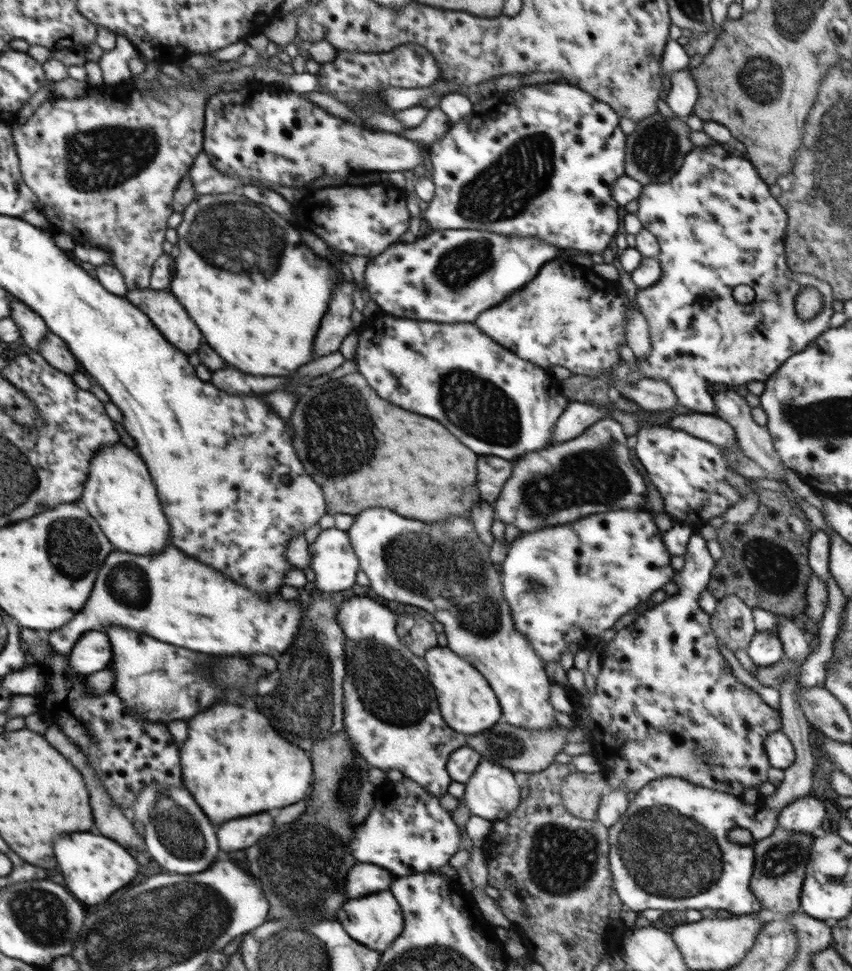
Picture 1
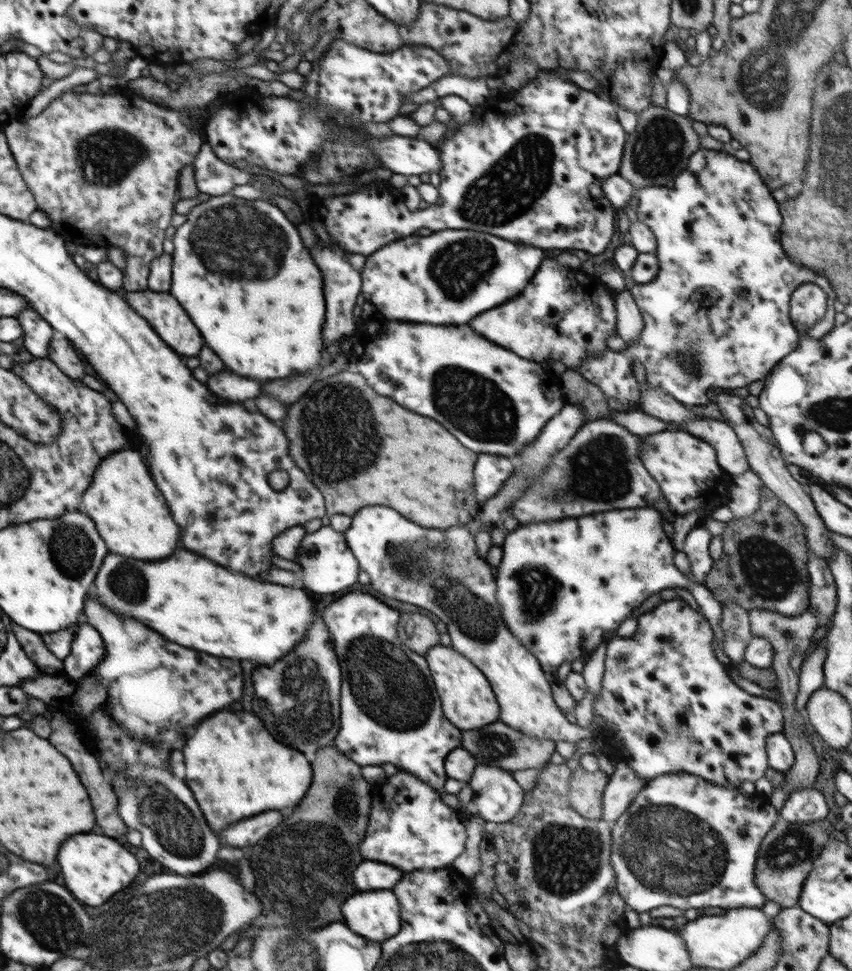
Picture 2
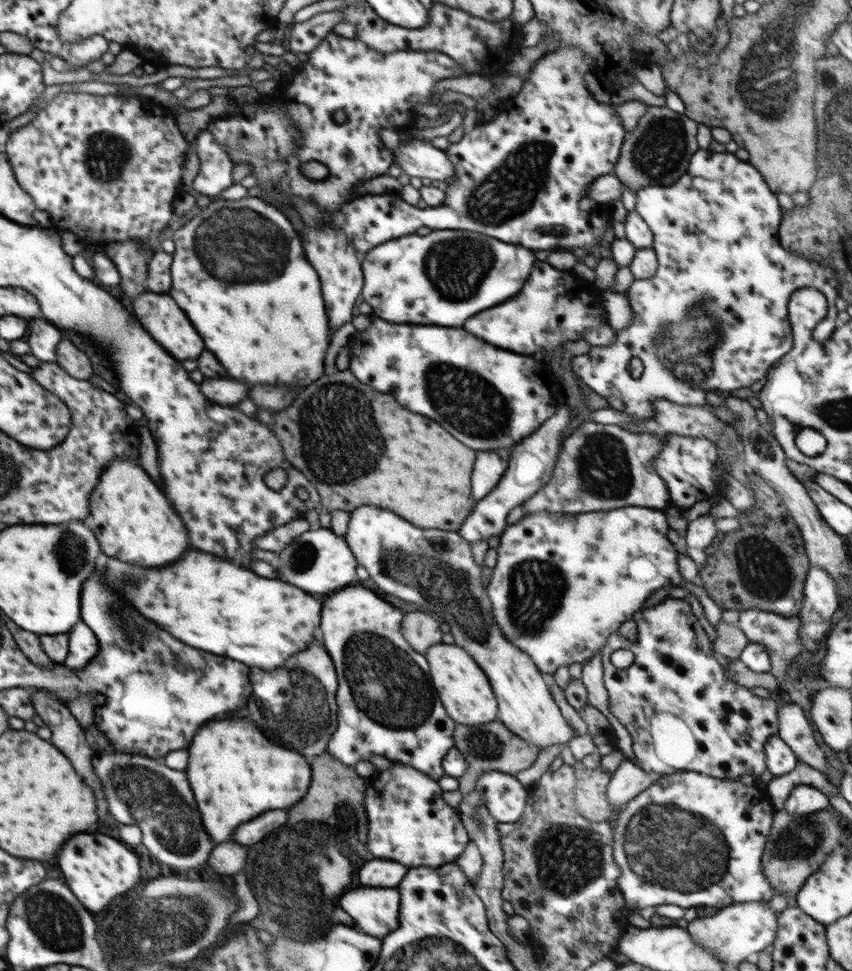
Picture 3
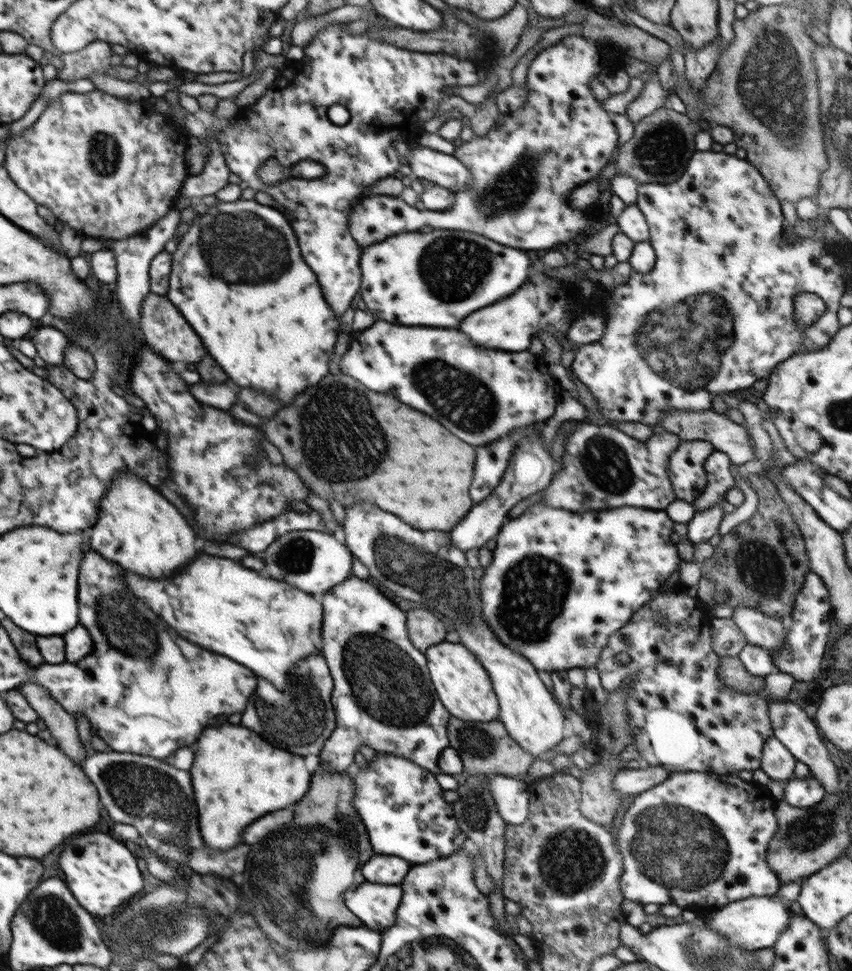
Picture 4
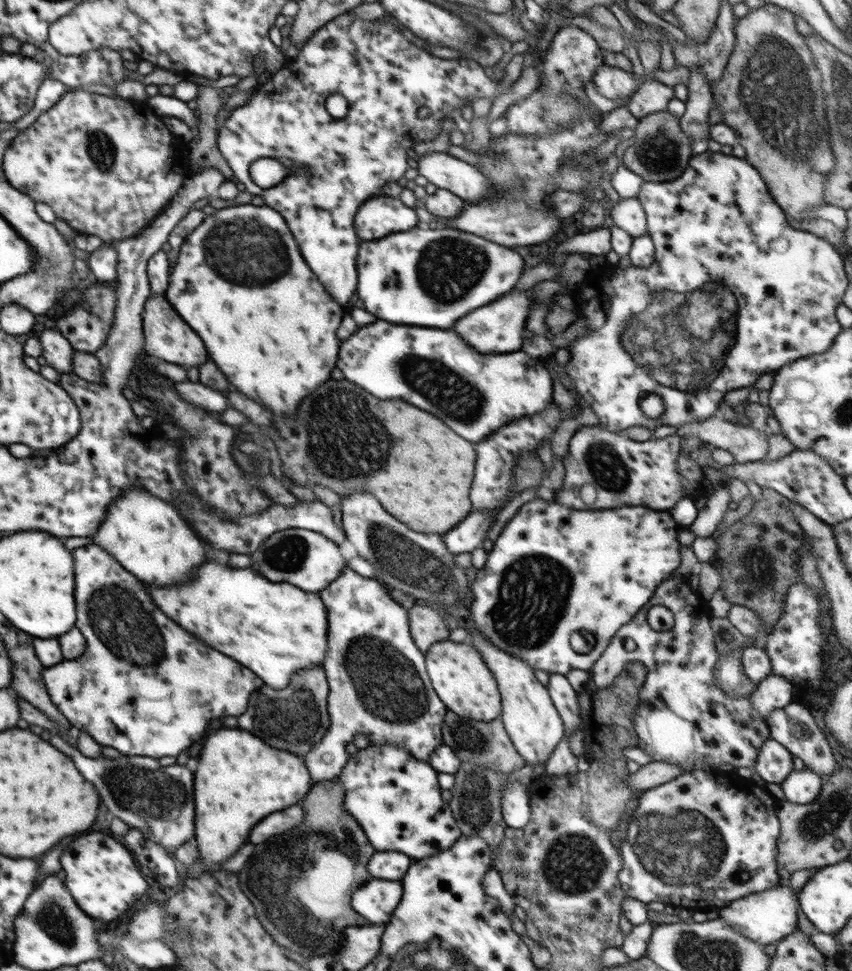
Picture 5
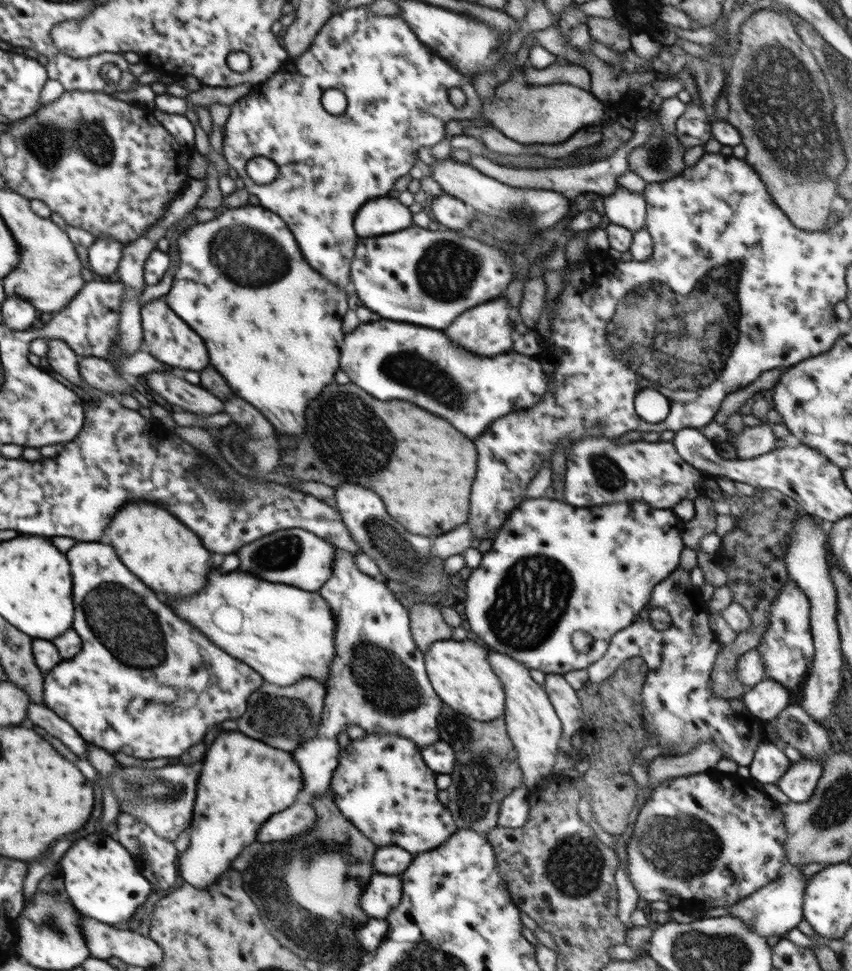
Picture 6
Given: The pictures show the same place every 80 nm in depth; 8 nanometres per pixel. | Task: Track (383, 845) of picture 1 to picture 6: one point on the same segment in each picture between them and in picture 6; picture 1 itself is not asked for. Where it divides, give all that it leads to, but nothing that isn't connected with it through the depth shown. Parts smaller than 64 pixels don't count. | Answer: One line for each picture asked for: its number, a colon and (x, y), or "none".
2: (411, 828)
3: (409, 821)
4: (401, 804)
5: (397, 799)
6: (382, 785)

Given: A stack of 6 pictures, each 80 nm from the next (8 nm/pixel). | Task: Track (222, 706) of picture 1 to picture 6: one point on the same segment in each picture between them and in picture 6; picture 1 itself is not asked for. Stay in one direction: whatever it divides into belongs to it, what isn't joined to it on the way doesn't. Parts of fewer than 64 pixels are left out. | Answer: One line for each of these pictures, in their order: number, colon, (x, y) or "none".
2: (234, 768)
3: (236, 773)
4: (237, 777)
5: (239, 780)
6: (243, 782)

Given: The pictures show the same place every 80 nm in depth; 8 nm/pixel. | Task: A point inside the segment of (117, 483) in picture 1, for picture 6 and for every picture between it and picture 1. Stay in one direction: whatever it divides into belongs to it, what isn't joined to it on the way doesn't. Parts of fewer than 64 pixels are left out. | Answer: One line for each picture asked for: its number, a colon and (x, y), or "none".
2: (131, 515)
3: (134, 521)
4: (137, 528)
5: (147, 536)
6: (155, 546)

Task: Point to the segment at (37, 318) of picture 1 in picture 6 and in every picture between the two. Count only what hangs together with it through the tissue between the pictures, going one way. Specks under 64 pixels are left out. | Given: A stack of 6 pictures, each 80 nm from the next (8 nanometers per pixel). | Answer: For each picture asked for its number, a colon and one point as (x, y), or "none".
2: (37, 333)
3: (43, 338)
4: (50, 343)
5: (57, 350)
6: (62, 359)

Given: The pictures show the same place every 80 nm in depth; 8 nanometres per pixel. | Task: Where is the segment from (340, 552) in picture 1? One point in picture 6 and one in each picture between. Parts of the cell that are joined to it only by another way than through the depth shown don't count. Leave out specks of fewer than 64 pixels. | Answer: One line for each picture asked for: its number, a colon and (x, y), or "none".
2: (329, 565)
3: (318, 562)
4: (314, 561)
5: (307, 559)
6: (297, 557)

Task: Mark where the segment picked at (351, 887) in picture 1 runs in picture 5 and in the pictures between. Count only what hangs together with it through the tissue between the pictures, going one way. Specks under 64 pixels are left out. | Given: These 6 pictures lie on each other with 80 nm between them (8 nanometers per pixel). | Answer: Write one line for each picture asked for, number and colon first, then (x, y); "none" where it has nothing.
2: (371, 875)
3: (380, 872)
4: (381, 869)
5: (389, 865)

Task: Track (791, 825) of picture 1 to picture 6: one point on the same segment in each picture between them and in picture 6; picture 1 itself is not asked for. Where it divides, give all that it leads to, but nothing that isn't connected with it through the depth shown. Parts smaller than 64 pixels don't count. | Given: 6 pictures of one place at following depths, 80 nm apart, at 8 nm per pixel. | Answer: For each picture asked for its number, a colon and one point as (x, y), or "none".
2: (807, 805)
3: (803, 799)
4: (801, 793)
5: (800, 787)
6: (799, 782)

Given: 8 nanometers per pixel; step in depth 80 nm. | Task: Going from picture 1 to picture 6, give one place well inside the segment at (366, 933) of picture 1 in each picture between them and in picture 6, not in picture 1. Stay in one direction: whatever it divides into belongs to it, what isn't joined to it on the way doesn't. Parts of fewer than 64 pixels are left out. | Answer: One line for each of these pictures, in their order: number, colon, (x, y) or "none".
2: (374, 914)
3: (375, 910)
4: (376, 905)
5: (376, 899)
6: (382, 893)

